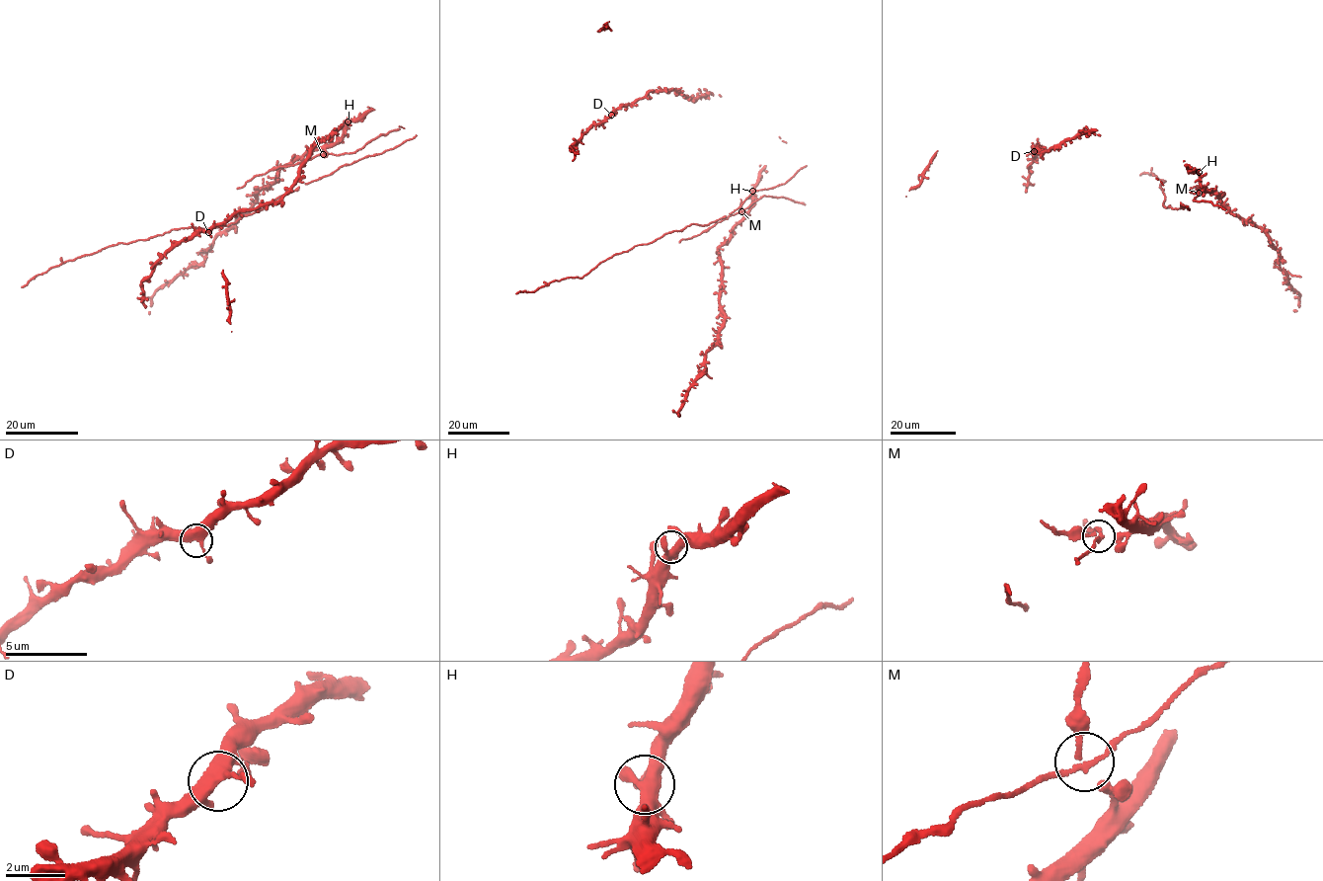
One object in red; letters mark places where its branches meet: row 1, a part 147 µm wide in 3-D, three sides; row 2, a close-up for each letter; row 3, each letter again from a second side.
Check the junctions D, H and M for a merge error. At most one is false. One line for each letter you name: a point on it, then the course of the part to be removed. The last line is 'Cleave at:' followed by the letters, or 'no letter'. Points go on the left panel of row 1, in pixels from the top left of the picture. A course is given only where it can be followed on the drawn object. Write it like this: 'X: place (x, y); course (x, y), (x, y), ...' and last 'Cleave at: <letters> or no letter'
M: place (323, 154)
Cleave at: M

